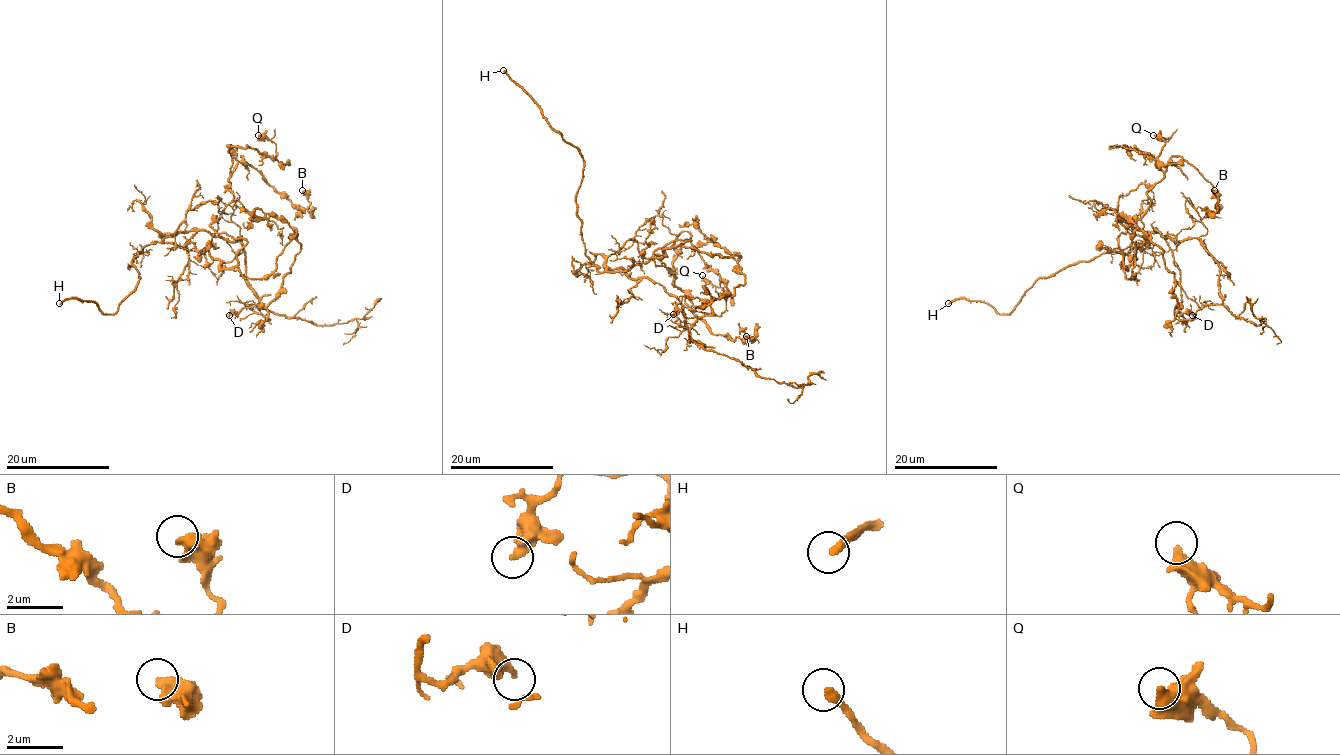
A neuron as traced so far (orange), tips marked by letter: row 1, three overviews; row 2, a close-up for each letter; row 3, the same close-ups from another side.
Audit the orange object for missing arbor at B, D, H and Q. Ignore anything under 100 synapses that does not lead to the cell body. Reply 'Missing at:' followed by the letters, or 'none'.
Missing at: H

